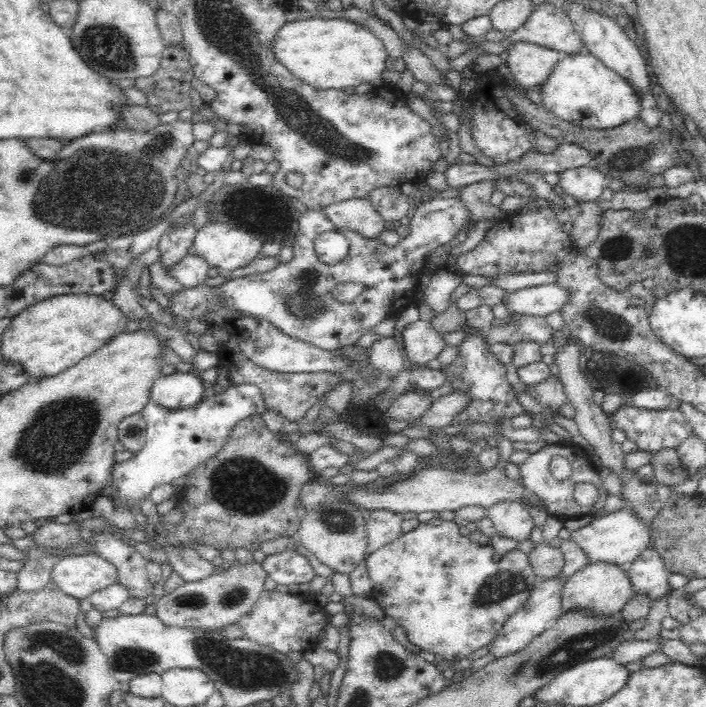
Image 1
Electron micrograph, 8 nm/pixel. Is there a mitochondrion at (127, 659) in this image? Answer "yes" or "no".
yes

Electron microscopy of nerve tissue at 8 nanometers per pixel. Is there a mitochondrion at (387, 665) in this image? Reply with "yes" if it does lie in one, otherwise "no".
yes

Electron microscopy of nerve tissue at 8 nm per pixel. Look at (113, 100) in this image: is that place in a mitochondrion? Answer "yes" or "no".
no

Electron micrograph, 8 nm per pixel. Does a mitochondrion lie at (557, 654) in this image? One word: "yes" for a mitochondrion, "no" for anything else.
yes

